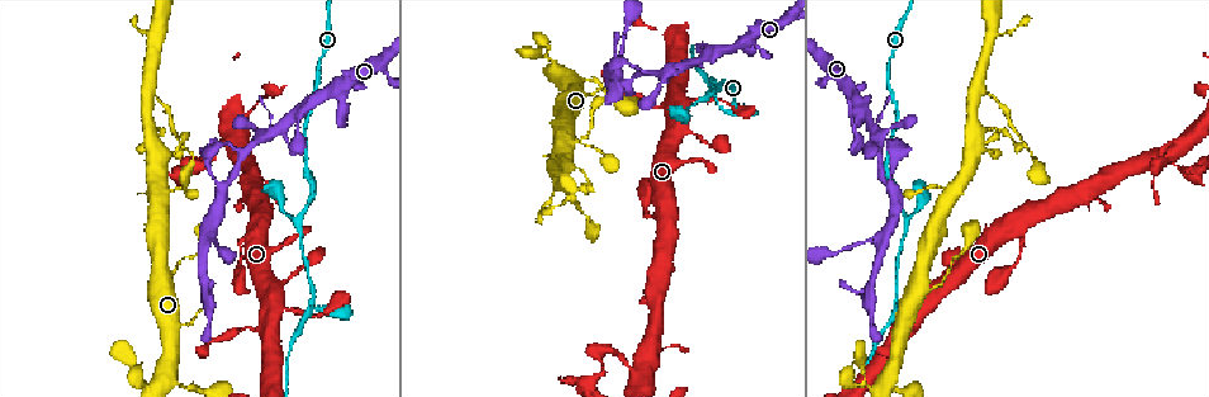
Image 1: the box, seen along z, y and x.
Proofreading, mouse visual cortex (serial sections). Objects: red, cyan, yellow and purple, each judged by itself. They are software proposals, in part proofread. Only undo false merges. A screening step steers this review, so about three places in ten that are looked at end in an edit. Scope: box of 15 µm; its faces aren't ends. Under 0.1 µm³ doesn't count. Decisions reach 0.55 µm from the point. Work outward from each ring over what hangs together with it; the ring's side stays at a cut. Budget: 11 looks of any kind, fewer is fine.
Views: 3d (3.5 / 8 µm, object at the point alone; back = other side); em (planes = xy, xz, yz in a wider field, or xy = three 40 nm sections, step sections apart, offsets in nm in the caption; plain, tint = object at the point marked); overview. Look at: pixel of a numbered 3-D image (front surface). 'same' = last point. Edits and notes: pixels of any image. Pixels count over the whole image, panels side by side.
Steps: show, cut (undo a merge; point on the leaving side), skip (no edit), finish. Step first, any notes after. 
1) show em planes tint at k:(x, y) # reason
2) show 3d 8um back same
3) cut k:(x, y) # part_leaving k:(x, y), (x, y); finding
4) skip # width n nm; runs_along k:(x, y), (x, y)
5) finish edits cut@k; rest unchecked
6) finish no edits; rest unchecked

show 3d 3.5um at 1:(930, 290) # sharp bend

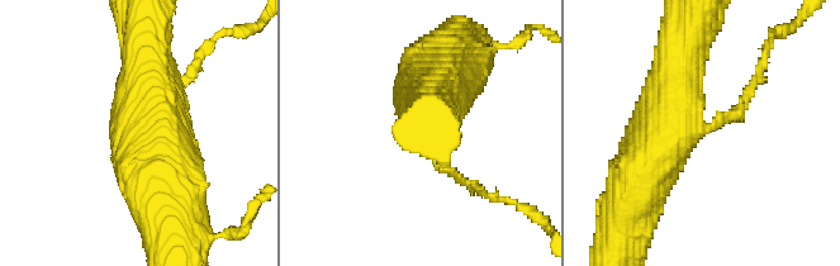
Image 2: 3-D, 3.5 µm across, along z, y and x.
show em planes tint at 2:(711, 127)

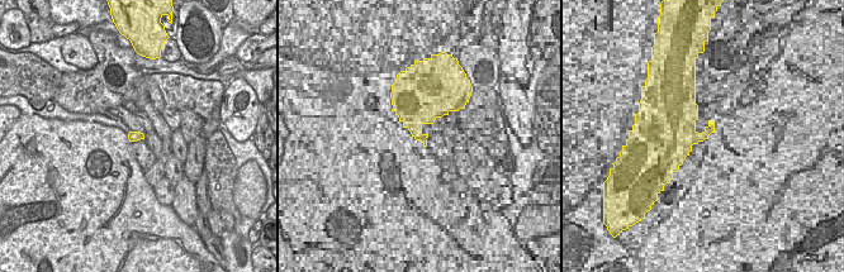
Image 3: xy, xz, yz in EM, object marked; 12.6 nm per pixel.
skip # arm_widths 150, 800 nm; all the same cell

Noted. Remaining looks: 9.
show 3d 3.5um at 1:(251, 328) # thick turns thin

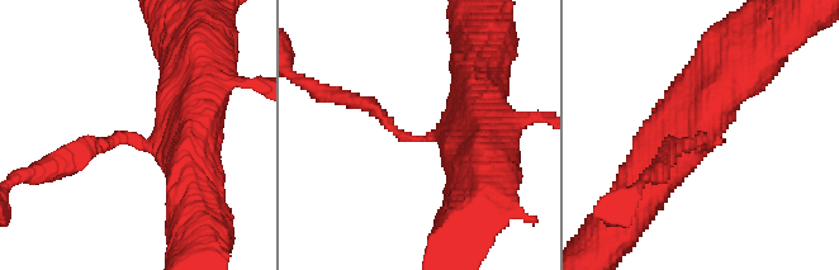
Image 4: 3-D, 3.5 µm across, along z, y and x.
show em xy step 3 tint at 4:(414, 138) # arm_widths 200, 700 nm; need the tissue

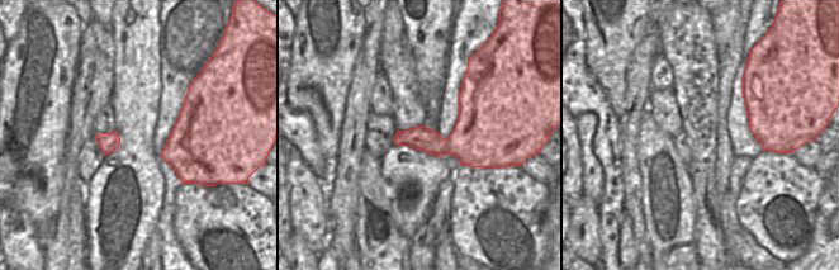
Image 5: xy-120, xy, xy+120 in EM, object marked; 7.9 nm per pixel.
skip # width 180 nm; runs_along 4:(197, 118), (64, 165); all the same cell

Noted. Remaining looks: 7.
show 3d 3.5um at 1:(298, 218) # abrupt turn

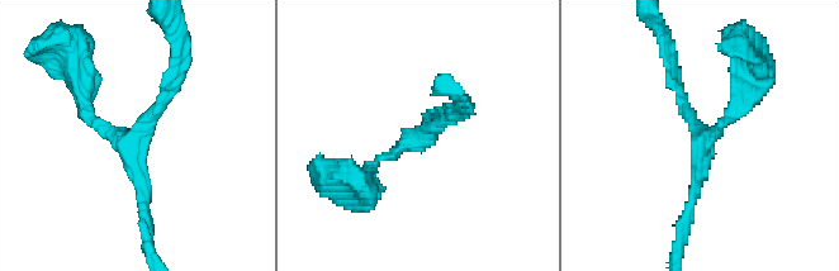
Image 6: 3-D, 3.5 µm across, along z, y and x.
show em xy step 3 tint at 6:(425, 139)

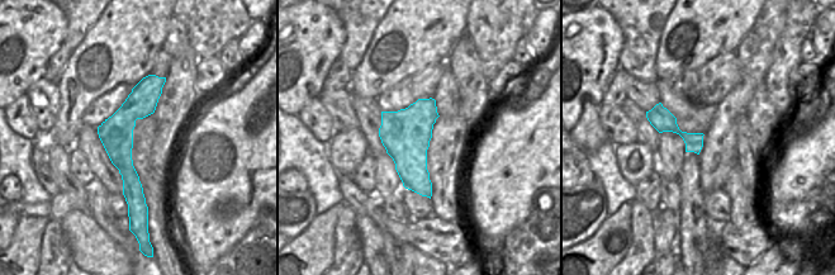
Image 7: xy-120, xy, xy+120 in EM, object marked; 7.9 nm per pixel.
skip # arm_widths 150, 150, 150 nm; runs_along 6:(179, 72), (136, 147), (145, 220); continuous, no second cell

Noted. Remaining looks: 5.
show 3d 3.5um at 1:(893, 311) # arms part here

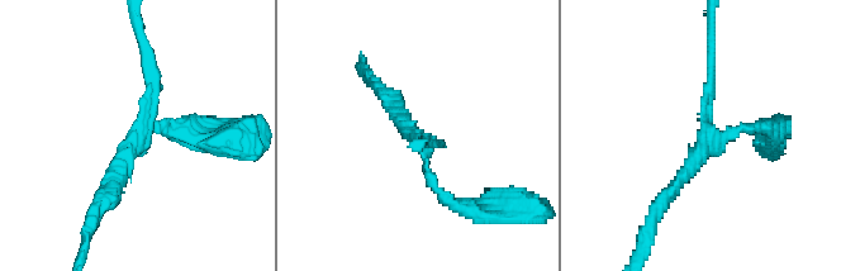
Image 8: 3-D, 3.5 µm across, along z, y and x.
show em xy step 1 tint at 8:(137, 142) # arms 3; arm_widths 150, 150, 200 nm

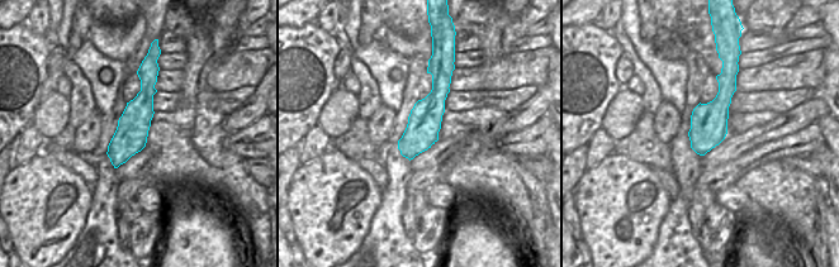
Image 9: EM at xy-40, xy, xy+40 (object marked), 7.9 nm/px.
skip # all the same cell

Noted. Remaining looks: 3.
show 3d 3.5um at 1:(159, 101) # thin neck

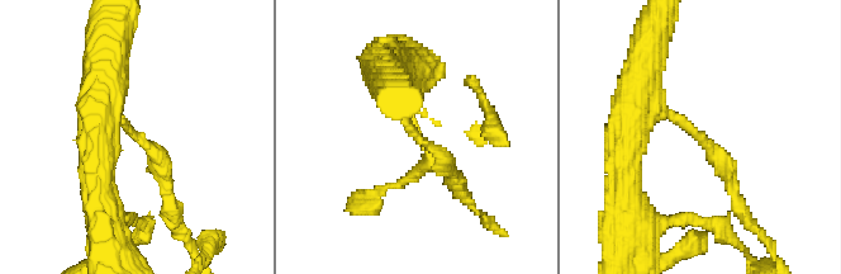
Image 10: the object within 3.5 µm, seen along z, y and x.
show em xy step 3 tint at 10:(697, 140) # arm_widths 200, 300 nm

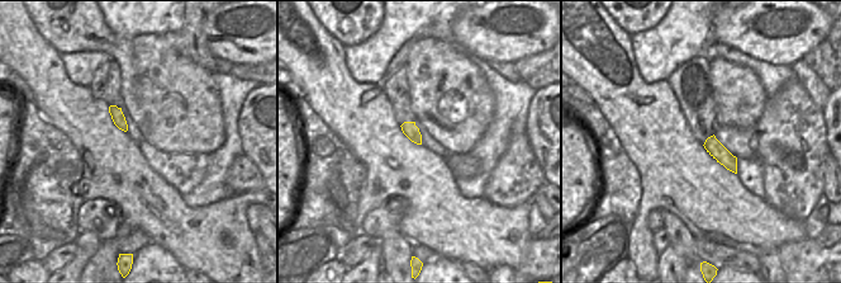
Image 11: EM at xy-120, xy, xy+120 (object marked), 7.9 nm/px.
skip # runs_along 10:(635, 116), (683, 119), (739, 201); all the same cell

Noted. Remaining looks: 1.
finish no edits; rest unchecked

